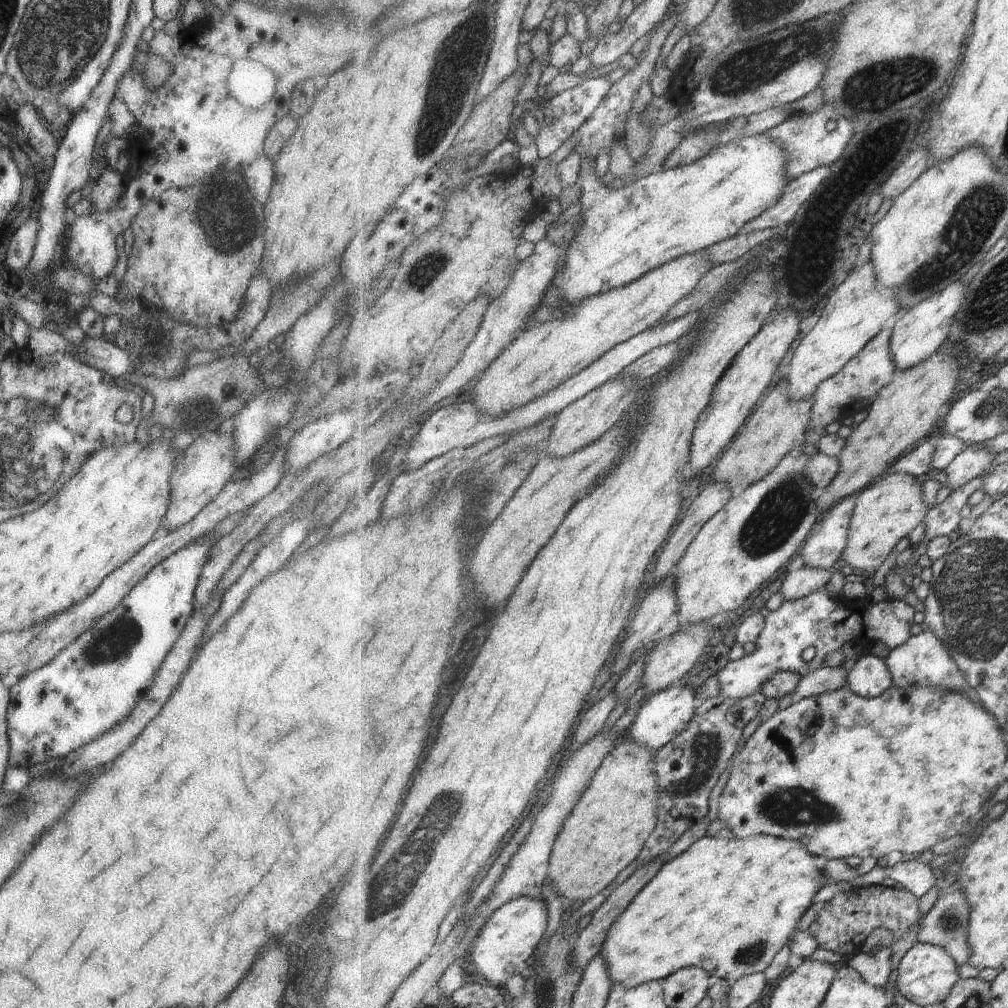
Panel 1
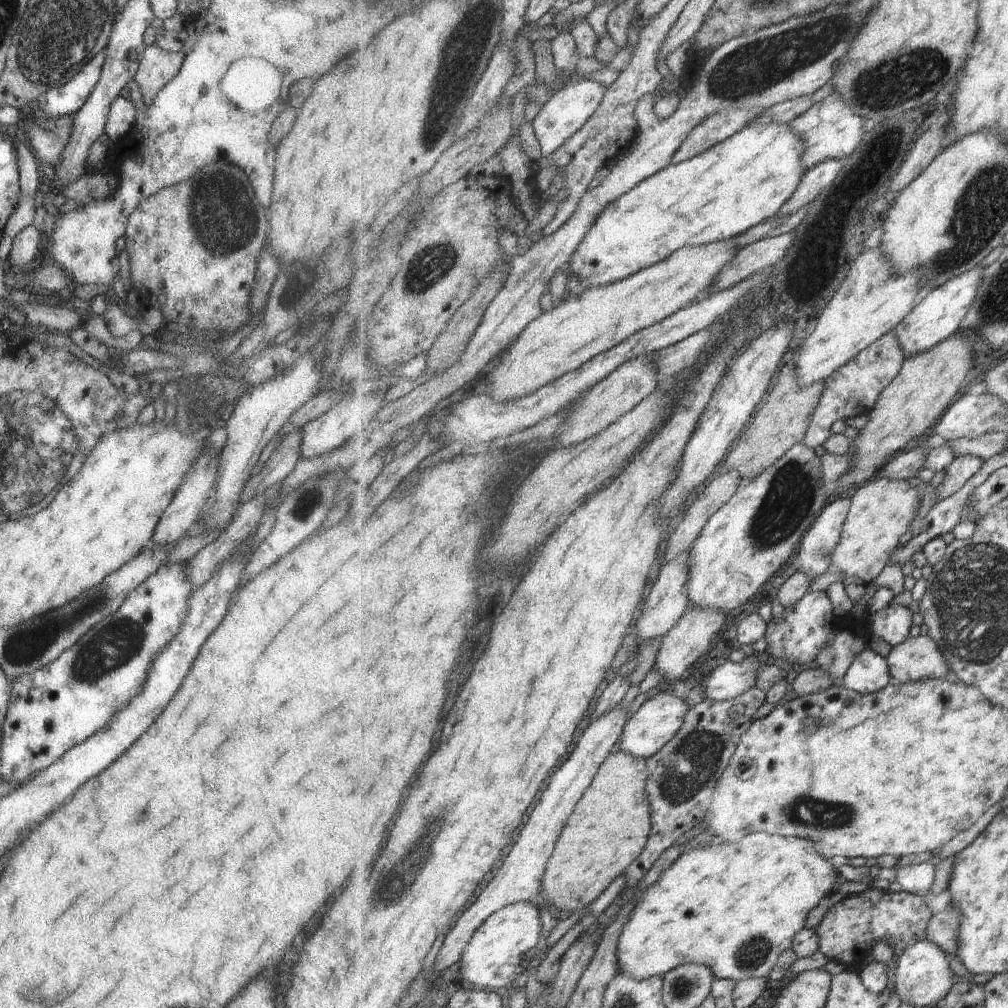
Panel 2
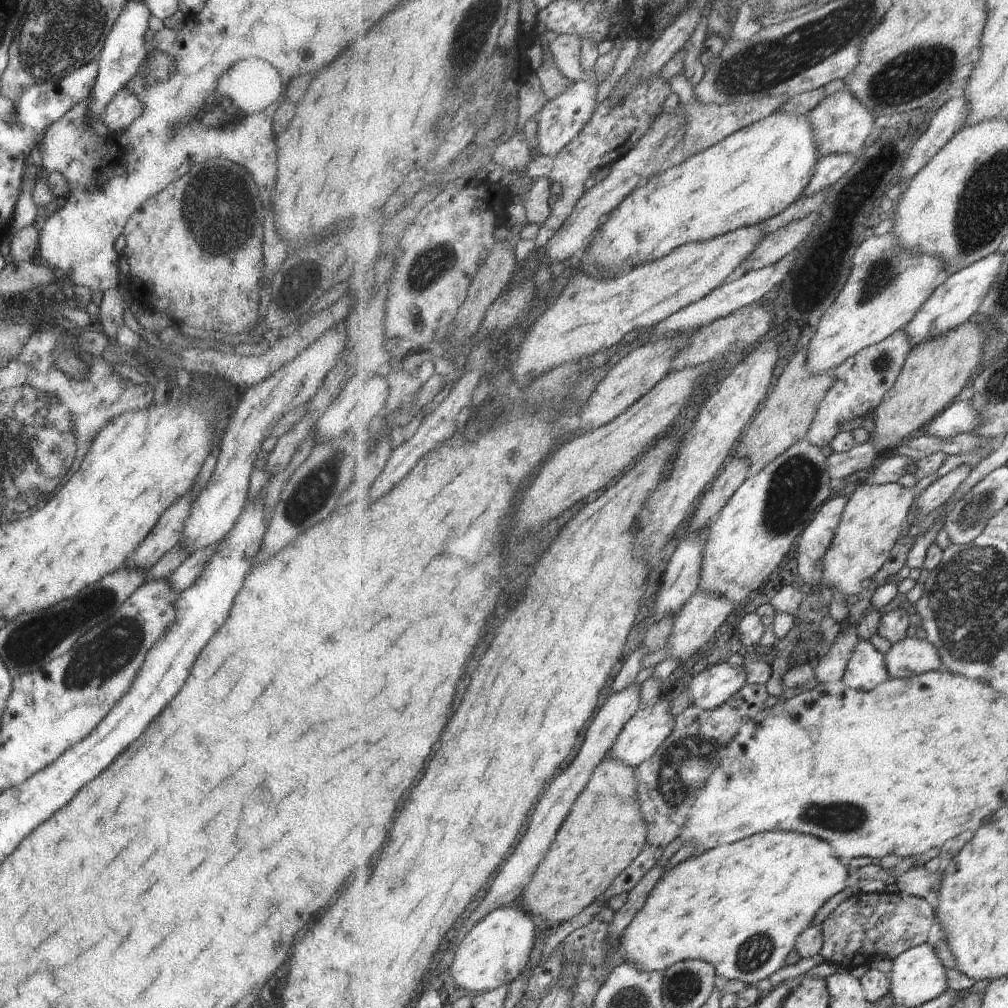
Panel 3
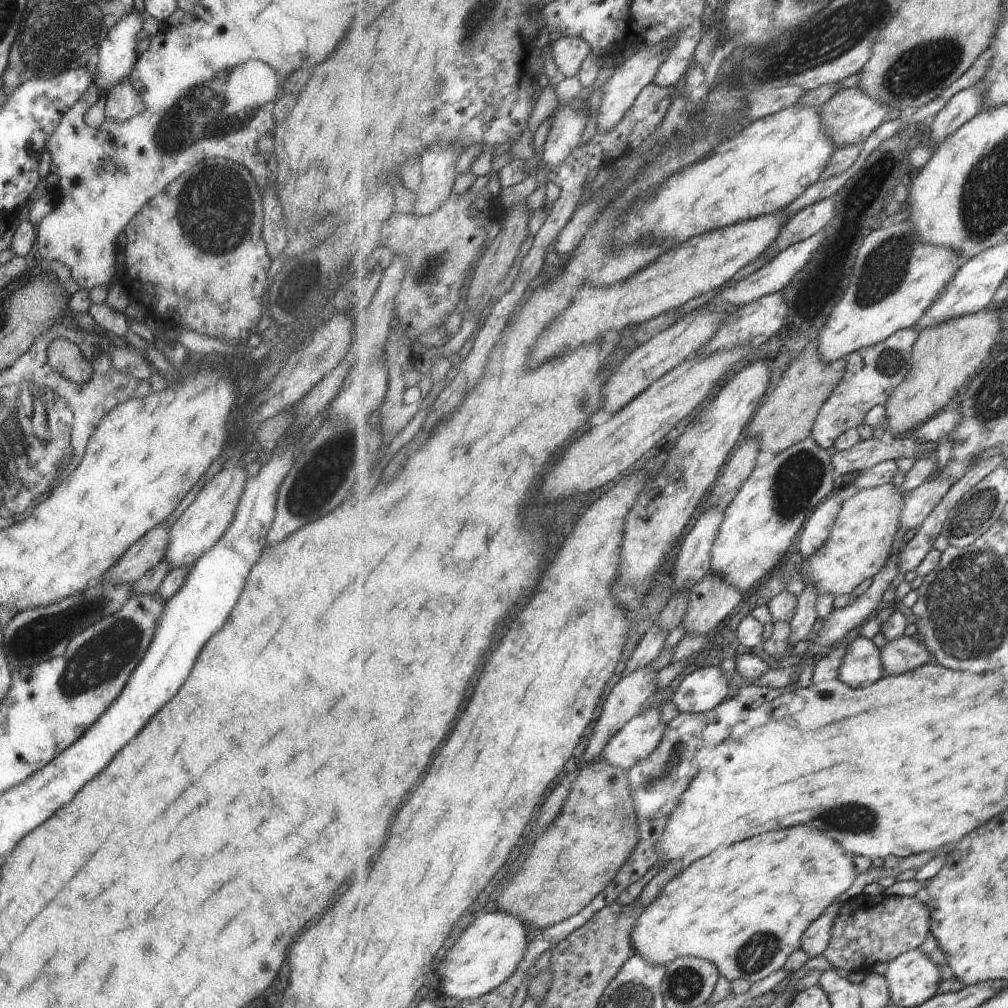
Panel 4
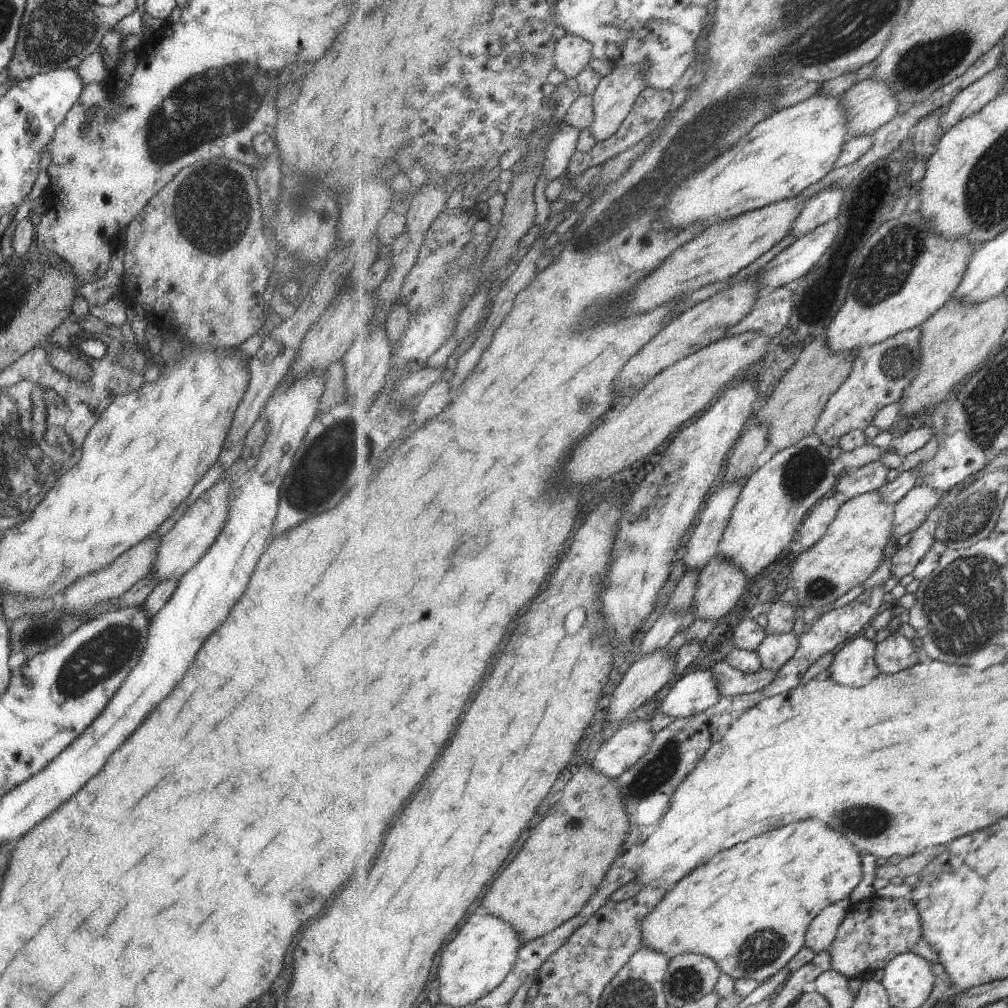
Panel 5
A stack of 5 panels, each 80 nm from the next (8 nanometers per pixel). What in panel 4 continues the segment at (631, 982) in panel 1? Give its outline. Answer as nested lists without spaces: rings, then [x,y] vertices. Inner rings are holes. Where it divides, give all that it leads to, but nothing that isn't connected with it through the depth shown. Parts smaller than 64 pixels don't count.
[[[799,826],[799,828],[791,828],[791,830],[779,830],[779,832],[769,832],[769,834],[761,834],[755,836],[751,840],[743,840],[739,844],[733,844],[725,850],[715,850],[711,856],[691,864],[689,868],[684,868],[673,877],[666,887],[661,889],[658,899],[654,900],[649,906],[644,908],[643,914],[637,919],[635,926],[632,928],[632,947],[635,955],[643,957],[649,964],[667,966],[674,960],[683,957],[699,957],[710,960],[717,965],[721,976],[729,980],[735,978],[743,978],[750,983],[763,980],[767,976],[771,976],[773,972],[781,970],[785,966],[785,962],[793,952],[801,949],[803,933],[813,924],[825,911],[830,907],[841,894],[846,894],[847,890],[853,886],[855,877],[859,874],[856,869],[853,857],[847,854],[841,844],[837,841],[827,838],[823,832],[807,828],[807,826]]]

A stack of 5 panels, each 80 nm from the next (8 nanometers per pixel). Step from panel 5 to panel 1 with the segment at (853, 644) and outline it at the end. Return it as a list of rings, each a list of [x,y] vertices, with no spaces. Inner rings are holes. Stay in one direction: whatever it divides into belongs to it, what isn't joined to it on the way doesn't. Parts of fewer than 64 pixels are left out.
[[[865,654],[850,670],[848,686],[859,696],[877,698],[894,686],[894,676],[885,658]]]

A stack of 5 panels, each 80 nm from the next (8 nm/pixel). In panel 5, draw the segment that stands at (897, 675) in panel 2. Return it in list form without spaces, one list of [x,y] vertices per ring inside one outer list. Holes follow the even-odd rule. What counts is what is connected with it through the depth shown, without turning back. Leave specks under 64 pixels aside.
[[[900,633],[889,635],[876,645],[878,667],[885,674],[895,674],[921,662],[921,652],[911,639]]]

